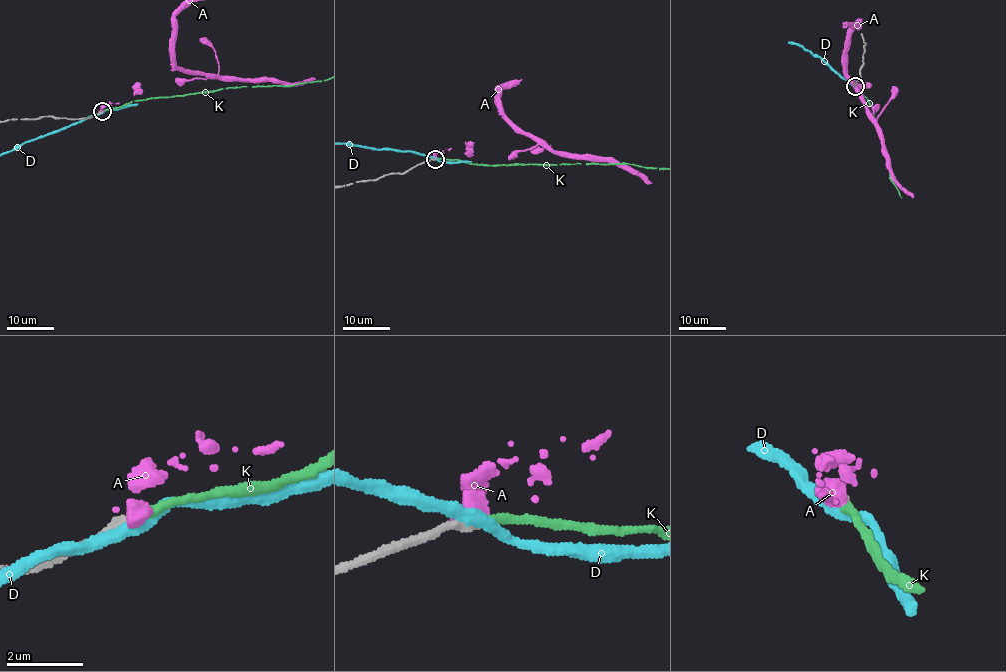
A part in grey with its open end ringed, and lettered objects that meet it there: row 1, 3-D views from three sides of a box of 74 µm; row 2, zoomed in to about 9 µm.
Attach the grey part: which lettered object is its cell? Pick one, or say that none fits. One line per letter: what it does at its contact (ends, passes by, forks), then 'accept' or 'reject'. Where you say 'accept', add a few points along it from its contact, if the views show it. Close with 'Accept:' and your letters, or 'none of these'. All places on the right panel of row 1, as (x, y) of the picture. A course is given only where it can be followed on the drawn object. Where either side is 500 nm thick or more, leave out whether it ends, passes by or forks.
A: it ends; reject
D: it passes by; reject
K: it ends; accept
Accept: K

